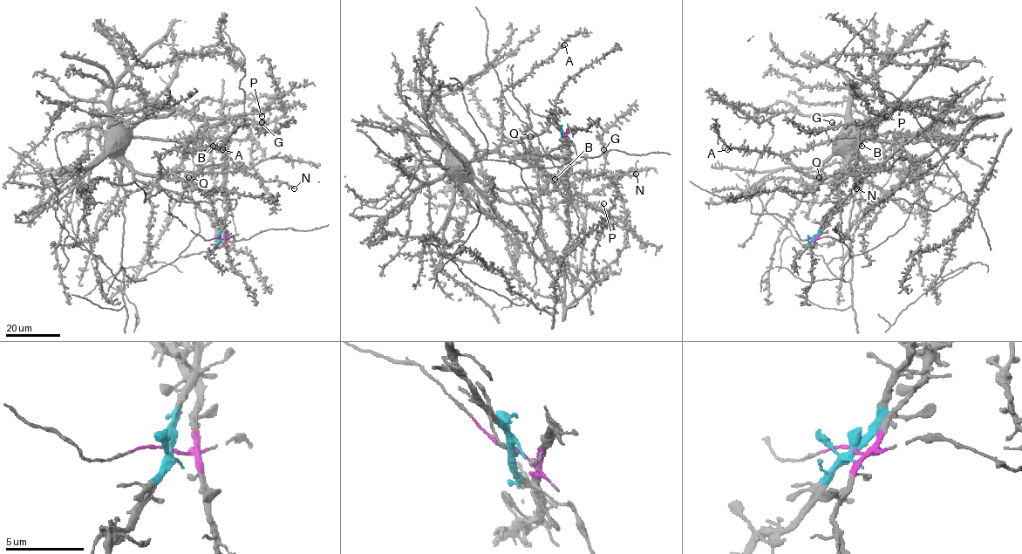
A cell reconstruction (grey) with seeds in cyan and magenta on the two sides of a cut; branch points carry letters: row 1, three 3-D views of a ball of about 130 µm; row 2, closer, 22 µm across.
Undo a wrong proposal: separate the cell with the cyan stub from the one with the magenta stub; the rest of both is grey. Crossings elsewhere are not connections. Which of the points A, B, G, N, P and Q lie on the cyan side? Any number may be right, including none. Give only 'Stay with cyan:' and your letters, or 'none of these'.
Stay with cyan: none of these

